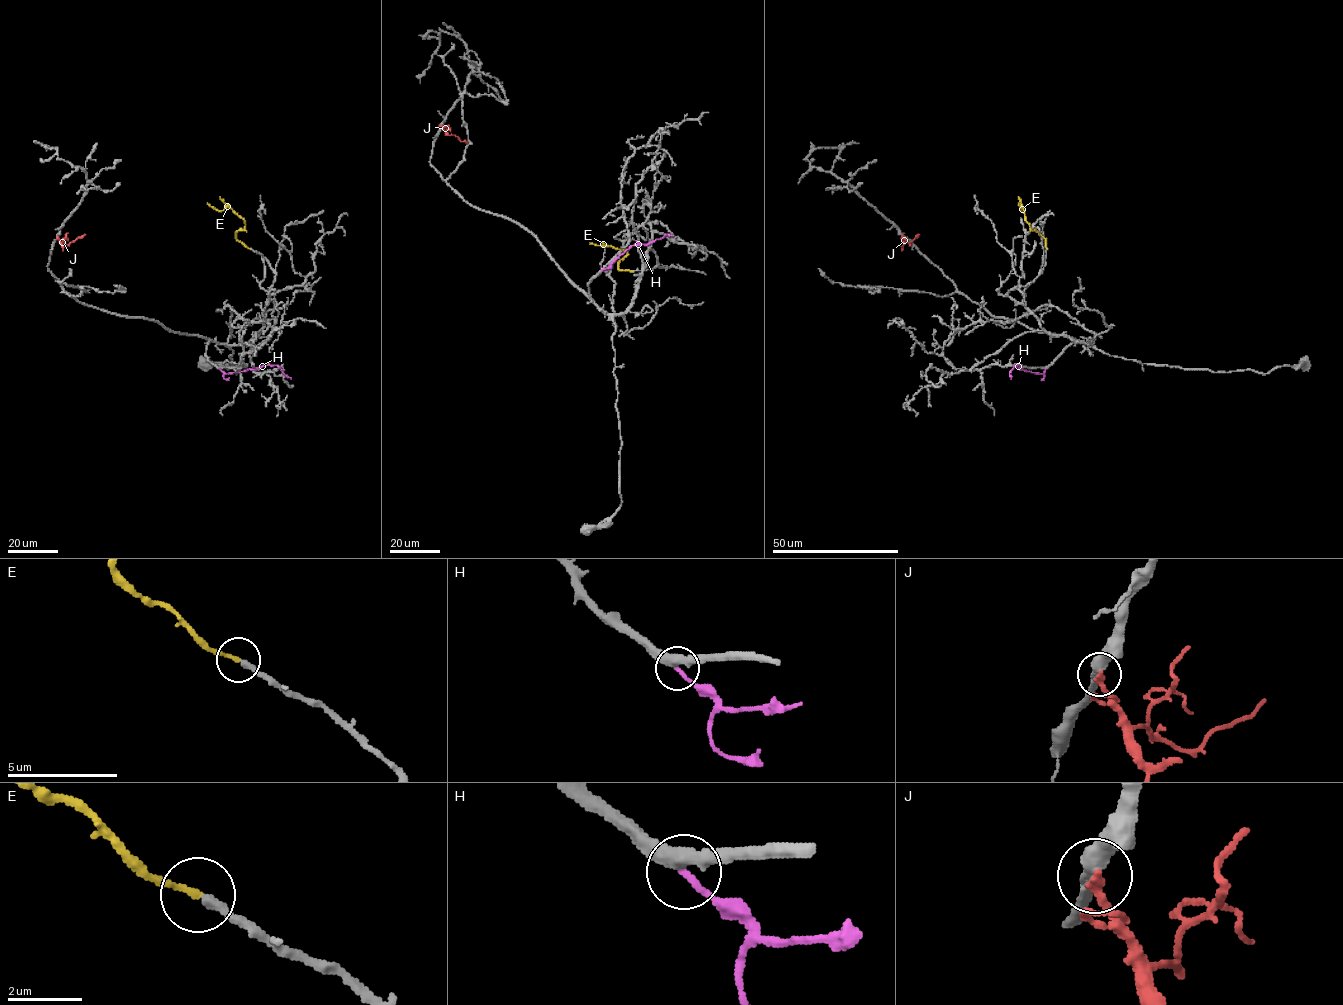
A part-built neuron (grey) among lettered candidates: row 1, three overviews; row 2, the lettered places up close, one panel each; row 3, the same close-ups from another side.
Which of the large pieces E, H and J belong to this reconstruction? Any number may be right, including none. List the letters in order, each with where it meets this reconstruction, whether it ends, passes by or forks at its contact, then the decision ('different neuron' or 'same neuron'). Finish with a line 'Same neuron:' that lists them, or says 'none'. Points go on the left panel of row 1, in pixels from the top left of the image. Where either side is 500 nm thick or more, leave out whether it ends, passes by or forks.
E: meets grey at (250, 248); it ends there; same neuron
H: meets grey at (219, 369); it ends there; different neuron
J: meets grey at (57, 236); it ends there; different neuron
Same neuron: E

